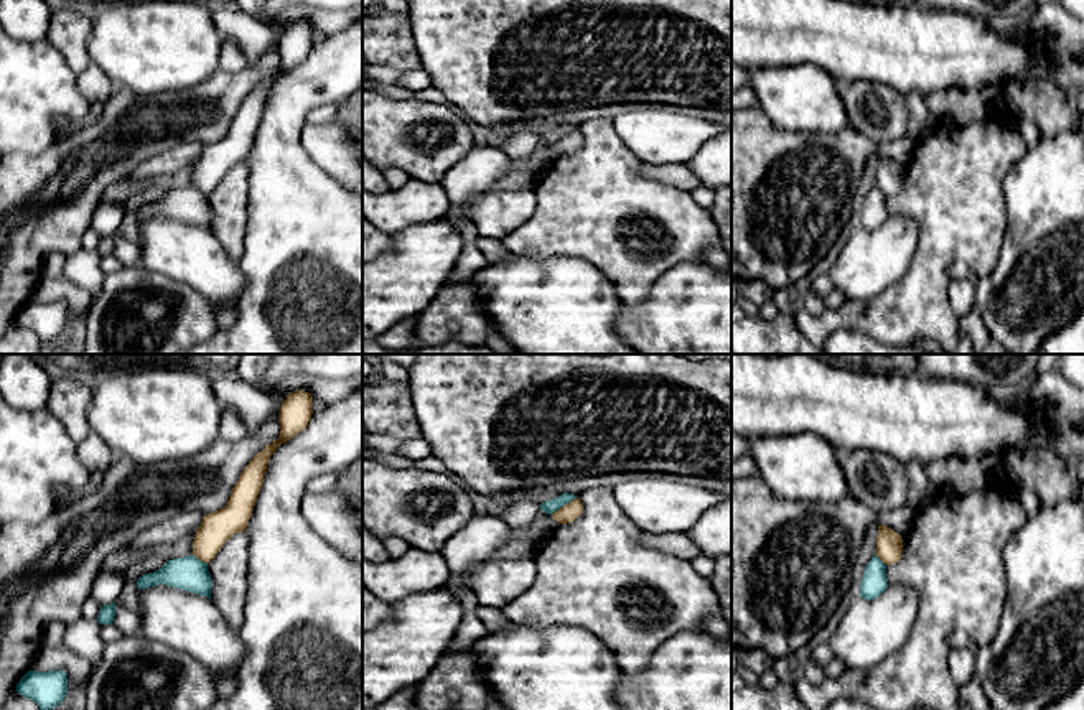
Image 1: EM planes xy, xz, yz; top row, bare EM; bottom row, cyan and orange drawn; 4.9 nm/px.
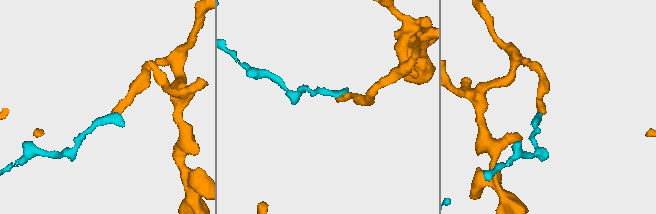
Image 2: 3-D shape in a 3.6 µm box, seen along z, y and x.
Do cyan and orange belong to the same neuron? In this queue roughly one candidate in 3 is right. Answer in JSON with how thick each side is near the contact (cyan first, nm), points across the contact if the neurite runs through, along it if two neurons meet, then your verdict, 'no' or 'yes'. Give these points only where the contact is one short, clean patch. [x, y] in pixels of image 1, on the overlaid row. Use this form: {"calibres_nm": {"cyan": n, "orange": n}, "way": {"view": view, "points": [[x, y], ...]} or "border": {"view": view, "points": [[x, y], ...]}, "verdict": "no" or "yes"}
{"calibres_nm": {"cyan": 70, "orange": 90}, "border": {"view": "xz", "points": [[575, 496], [552, 514]]}, "verdict": "no"}

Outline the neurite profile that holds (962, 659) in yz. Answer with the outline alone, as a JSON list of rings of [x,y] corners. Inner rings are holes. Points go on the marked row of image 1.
[[[952,647],[949,656],[949,672],[957,689],[975,679],[975,647]]]

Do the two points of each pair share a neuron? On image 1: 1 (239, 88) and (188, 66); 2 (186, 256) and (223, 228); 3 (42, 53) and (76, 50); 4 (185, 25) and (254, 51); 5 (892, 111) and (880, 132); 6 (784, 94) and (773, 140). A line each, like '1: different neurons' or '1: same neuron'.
1: different neurons
2: different neurons
3: different neurons
4: different neurons
5: same neuron
6: different neurons

